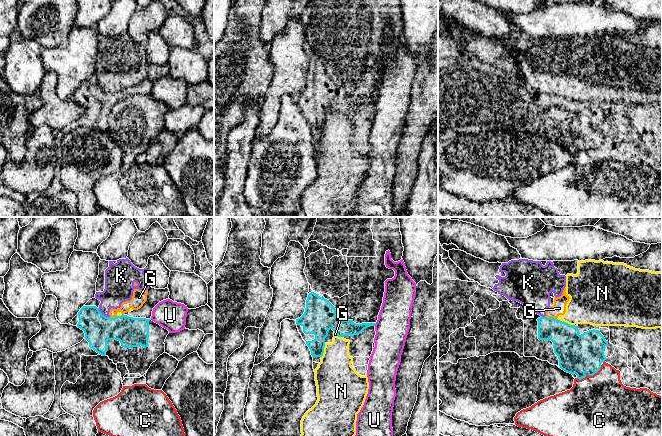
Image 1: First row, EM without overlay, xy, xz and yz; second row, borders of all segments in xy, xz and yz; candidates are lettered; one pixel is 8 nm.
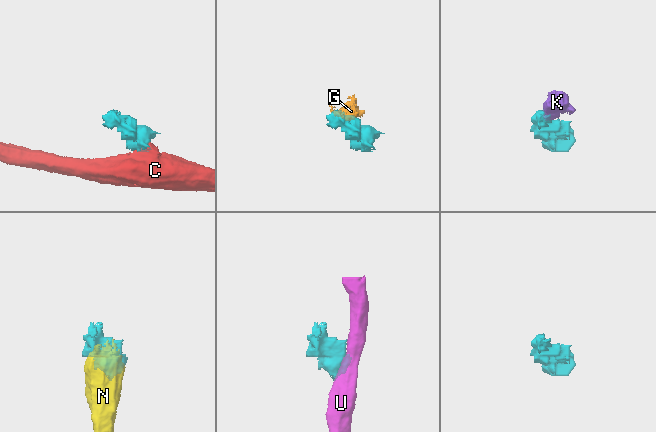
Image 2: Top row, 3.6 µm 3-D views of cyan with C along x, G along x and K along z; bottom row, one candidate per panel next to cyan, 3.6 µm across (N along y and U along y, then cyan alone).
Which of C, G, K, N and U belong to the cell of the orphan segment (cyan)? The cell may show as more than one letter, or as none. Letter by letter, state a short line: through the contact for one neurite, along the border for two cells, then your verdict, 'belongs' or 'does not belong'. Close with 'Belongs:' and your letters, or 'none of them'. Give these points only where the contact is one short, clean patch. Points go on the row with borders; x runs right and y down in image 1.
C: line yz (601, 365), (592, 375), (587, 374), (580, 379), (577, 378); does not belong
G: does not belong
K: line xy (98, 308), (104, 315), (109, 317); does not belong
N: line xz (325, 343), (321, 357); does not belong
U: line xz (376, 323), (374, 325); does not belong
Belongs: none of them

